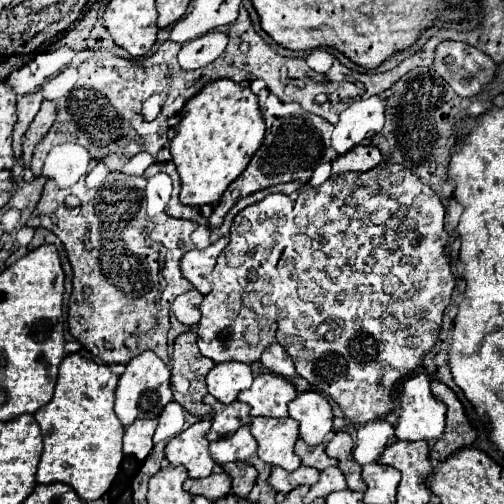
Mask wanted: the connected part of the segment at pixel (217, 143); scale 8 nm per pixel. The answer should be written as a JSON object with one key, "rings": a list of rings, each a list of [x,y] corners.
{"rings":[[[232,80],[208,82],[192,96],[180,112],[178,132],[172,138],[172,162],[178,168],[182,190],[180,202],[188,206],[204,206],[218,202],[230,182],[234,182],[248,166],[264,138],[264,118],[254,92]]]}

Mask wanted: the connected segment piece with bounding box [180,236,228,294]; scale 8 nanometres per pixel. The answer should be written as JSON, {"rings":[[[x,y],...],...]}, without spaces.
{"rings":[[[222,236],[218,238],[214,244],[210,244],[204,250],[190,250],[180,264],[182,276],[202,294],[210,292],[210,282],[208,282],[208,274],[212,272],[212,268],[216,266],[216,258],[222,252],[222,248],[226,248],[228,238]]]}

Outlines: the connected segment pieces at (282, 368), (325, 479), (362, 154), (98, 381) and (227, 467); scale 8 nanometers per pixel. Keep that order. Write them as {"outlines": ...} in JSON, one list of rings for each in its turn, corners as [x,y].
{"outlines":[[[[272,342],[272,344],[264,350],[260,362],[262,362],[268,370],[272,370],[274,374],[284,376],[284,378],[288,378],[288,380],[294,378],[294,376],[298,376],[292,358],[286,354],[286,350],[284,350],[278,342]]],[[[328,468],[328,470],[320,472],[320,480],[314,486],[310,486],[308,496],[310,496],[310,500],[320,498],[320,496],[324,498],[330,492],[344,490],[344,488],[346,488],[346,480],[344,480],[344,474],[340,472],[340,468]]],[[[356,146],[332,162],[332,176],[340,176],[346,172],[366,172],[378,166],[380,160],[382,156],[376,146]]],[[[68,354],[58,368],[58,380],[54,396],[48,404],[44,404],[34,416],[42,428],[42,440],[44,450],[38,464],[36,480],[40,484],[52,484],[62,482],[74,488],[74,492],[84,500],[98,500],[112,484],[112,480],[118,474],[120,462],[122,462],[122,434],[124,426],[116,418],[112,406],[114,406],[114,388],[116,388],[118,376],[110,372],[106,364],[96,364],[94,360],[86,360],[80,354]]],[[[232,462],[232,464],[224,464],[222,468],[232,478],[232,494],[236,494],[238,498],[248,498],[256,482],[254,466],[248,462]]]]}

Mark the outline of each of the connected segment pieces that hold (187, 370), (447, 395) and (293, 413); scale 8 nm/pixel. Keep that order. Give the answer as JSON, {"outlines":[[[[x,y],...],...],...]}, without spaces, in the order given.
{"outlines":[[[[184,332],[176,338],[172,354],[172,376],[184,376],[188,382],[188,390],[176,390],[174,400],[194,416],[210,414],[210,408],[202,402],[202,398],[208,394],[204,378],[212,368],[214,360],[202,356],[196,346],[196,332]]],[[[432,380],[432,392],[446,402],[448,406],[448,412],[446,412],[446,432],[444,432],[444,440],[438,440],[434,446],[432,446],[432,464],[438,466],[440,462],[444,462],[446,456],[462,450],[462,448],[468,448],[476,442],[478,438],[478,432],[476,428],[472,426],[472,422],[468,420],[466,416],[466,410],[462,406],[462,402],[458,400],[458,396],[454,394],[454,390],[450,390],[448,386],[444,386],[442,382],[438,380]]],[[[302,392],[288,404],[290,418],[300,424],[300,438],[308,446],[322,444],[332,432],[332,408],[328,400],[318,392]]]]}

